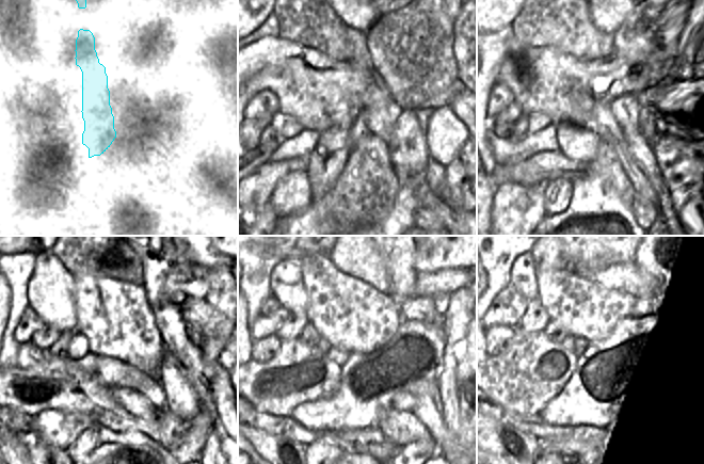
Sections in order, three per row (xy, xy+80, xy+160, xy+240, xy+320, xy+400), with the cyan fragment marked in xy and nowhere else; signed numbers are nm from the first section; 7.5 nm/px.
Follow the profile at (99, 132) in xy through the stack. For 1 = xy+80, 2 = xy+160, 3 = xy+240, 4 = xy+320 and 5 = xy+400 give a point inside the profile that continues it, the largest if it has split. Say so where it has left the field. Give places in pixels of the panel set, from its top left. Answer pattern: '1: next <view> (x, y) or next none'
1: next xy+80 (325, 163)
2: next xy+160 (558, 194)
3: next xy+240 (86, 442)
4: next xy+320 (322, 452)
5: next xy+400 (548, 452)

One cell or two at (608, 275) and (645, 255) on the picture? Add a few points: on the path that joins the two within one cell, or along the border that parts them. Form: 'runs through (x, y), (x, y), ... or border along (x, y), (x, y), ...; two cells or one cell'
border along (634, 260), (653, 277); two cells

